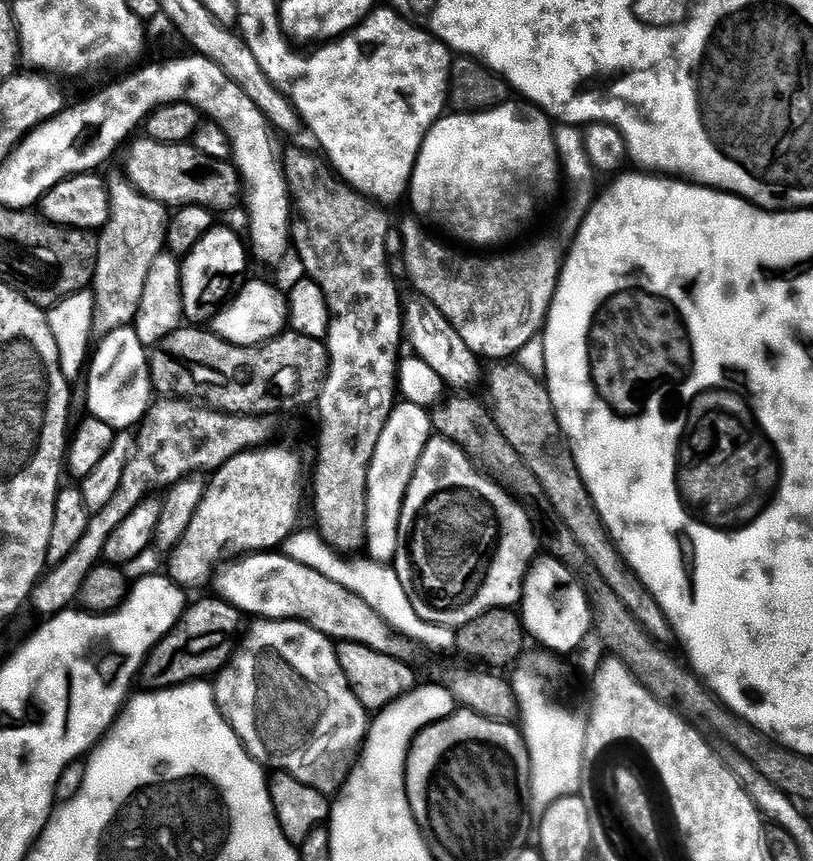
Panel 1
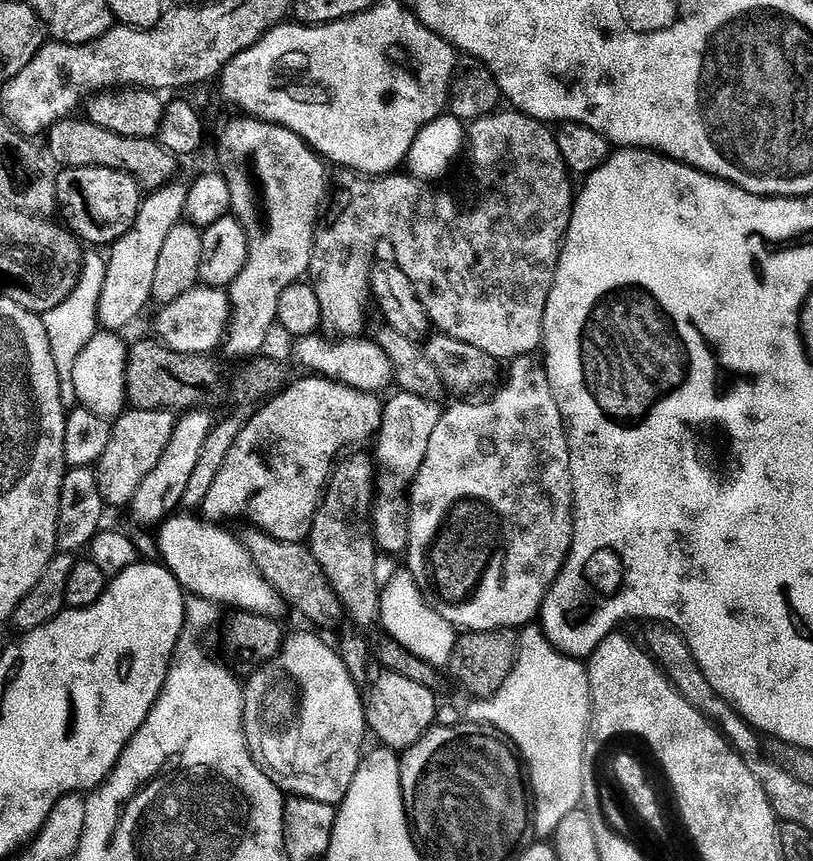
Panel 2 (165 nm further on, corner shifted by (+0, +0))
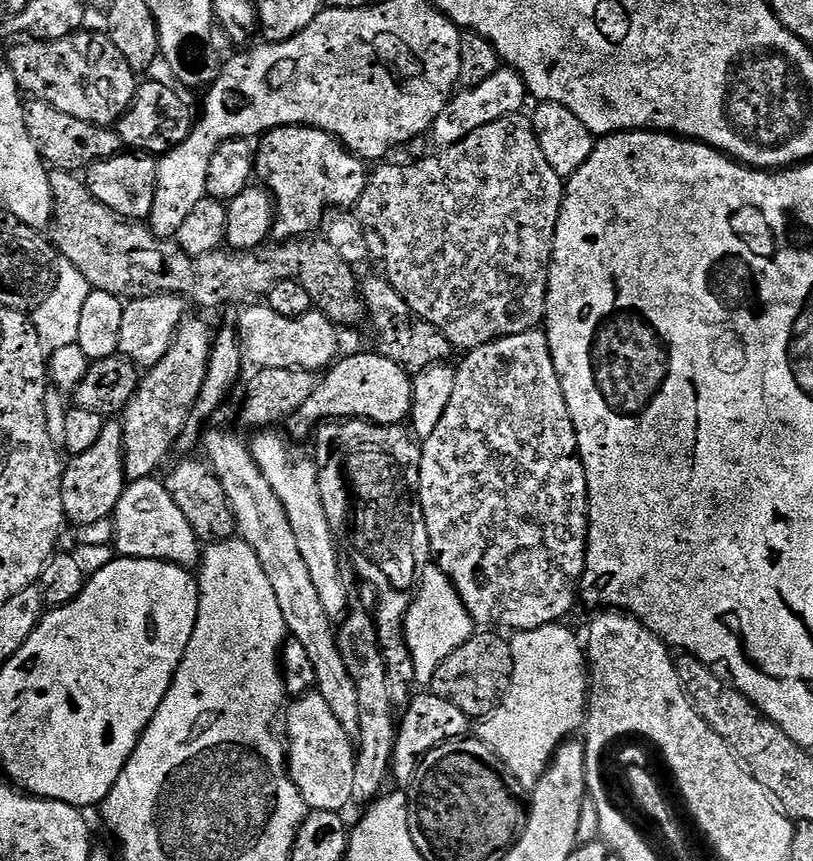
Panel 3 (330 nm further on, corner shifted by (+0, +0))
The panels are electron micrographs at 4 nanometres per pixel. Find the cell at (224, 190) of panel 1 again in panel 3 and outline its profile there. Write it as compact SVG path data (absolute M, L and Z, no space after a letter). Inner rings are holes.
M30 100L25 103L24 121L40 156L47 165L59 171L83 171L100 160L119 155L124 148L115 129L79 122L78 119L70 118L69 115L62 114L40 101Z

